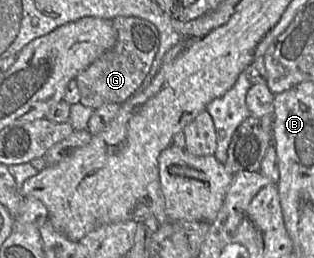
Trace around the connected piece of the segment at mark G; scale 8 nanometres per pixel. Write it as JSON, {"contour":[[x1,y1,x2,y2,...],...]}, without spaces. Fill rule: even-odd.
{"contour":[[118,16,112,19,112,23,117,31,115,45,75,78,80,103,94,110,108,103,123,104,139,91,159,48,159,32,151,22,138,17]]}

